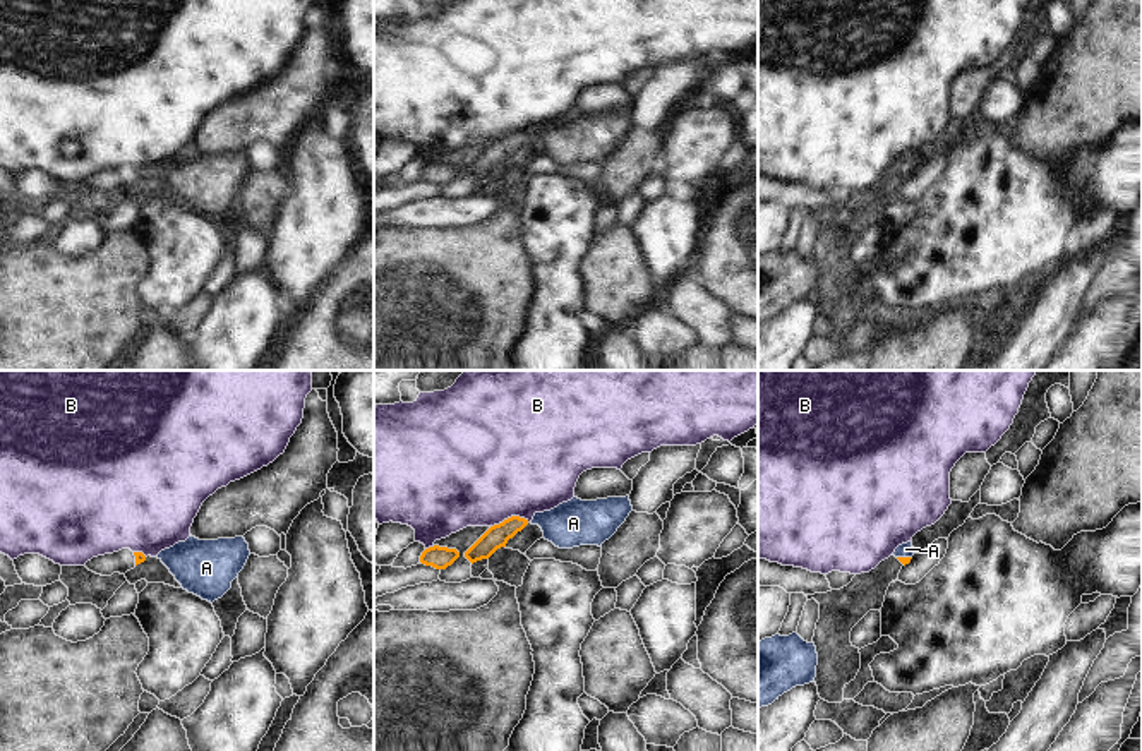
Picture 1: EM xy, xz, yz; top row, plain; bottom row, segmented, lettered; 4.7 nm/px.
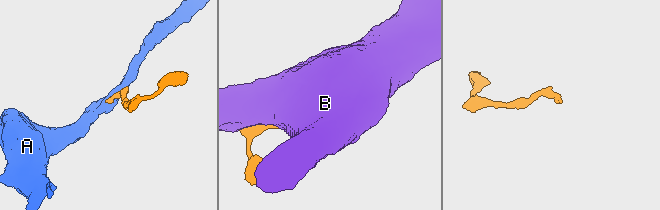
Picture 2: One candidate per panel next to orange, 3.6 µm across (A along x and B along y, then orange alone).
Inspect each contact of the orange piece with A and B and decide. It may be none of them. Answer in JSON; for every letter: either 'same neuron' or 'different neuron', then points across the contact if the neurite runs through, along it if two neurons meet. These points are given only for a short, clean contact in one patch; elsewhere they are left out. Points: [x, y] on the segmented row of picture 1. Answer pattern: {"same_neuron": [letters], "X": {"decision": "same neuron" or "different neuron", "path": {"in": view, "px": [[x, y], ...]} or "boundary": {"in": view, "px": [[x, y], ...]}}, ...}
{"same_neuron": ["A"], "A": {"decision": "same neuron", "path": {"in": "yz", "px": [[904, 561], [904, 558], [906, 549]]}}, "B": {"decision": "different neuron"}}

